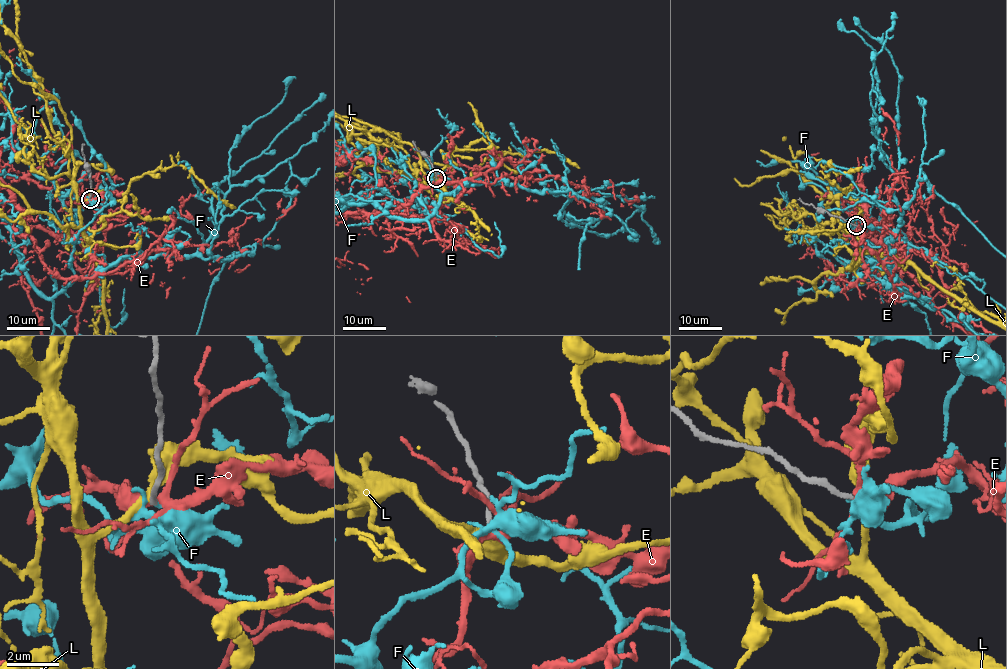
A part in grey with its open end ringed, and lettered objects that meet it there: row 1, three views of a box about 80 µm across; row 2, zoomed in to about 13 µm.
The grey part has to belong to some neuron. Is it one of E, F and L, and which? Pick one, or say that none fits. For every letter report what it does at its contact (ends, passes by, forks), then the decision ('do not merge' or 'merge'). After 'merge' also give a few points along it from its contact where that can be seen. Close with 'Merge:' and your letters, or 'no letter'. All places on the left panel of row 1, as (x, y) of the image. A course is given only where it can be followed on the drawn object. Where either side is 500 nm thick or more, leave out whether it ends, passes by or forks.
E: it forks there; do not merge
F: it forks there; merge
L: it passes by; do not merge
Merge: F

